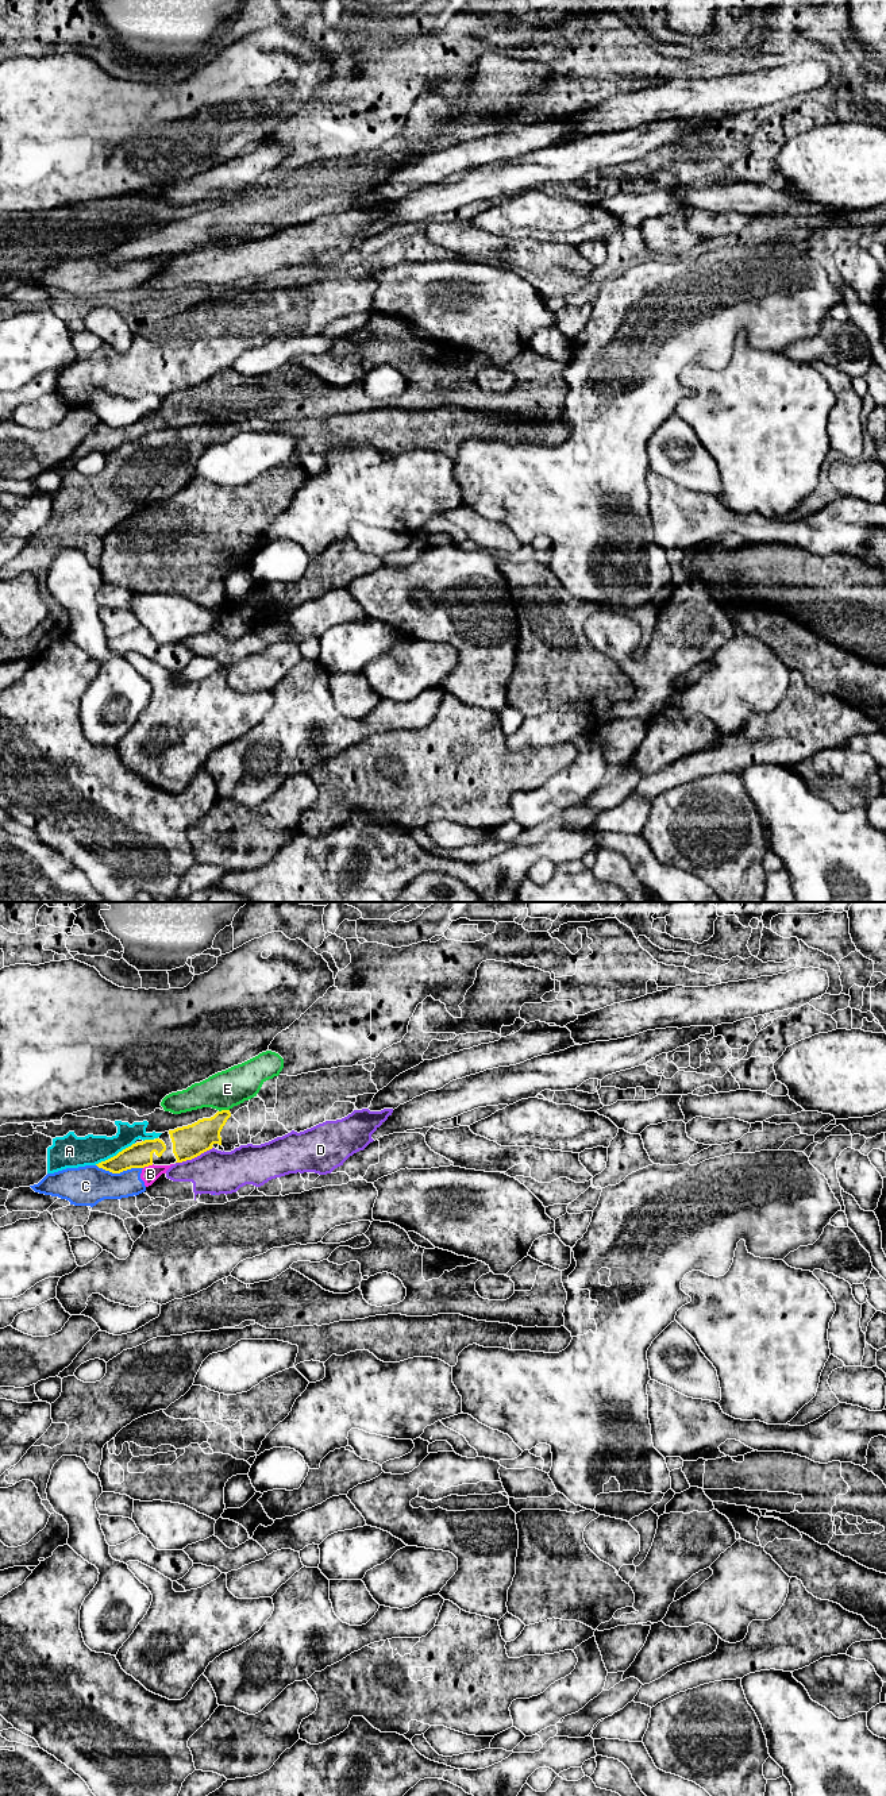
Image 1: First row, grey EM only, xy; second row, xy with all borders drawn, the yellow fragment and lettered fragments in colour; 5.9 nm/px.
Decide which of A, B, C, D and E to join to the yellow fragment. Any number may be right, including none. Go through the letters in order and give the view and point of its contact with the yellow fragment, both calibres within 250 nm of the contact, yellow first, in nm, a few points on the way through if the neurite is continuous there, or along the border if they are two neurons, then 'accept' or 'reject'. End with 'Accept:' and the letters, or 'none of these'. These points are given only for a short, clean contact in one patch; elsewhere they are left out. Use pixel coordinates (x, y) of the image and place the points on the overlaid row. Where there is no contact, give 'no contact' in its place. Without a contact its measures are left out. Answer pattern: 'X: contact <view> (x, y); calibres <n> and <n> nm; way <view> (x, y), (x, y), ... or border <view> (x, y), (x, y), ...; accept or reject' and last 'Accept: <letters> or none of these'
A: contact xy (114, 1156); calibres 150 and 190 nm; reject
B: contact xy (147, 1166); calibres 150 and 100 nm; border xy (153, 1164), (143, 1168); reject
C: contact xy (119, 1172); calibres 150 and 240 nm; reject
D: contact xy (193, 1157); calibres 190 and 260 nm; border xy (212, 1147), (191, 1159), (176, 1163); reject
E: contact xy (223, 1110); calibres 190 and 220 nm; border xy (228, 1109), (219, 1112); reject
Accept: none of these

